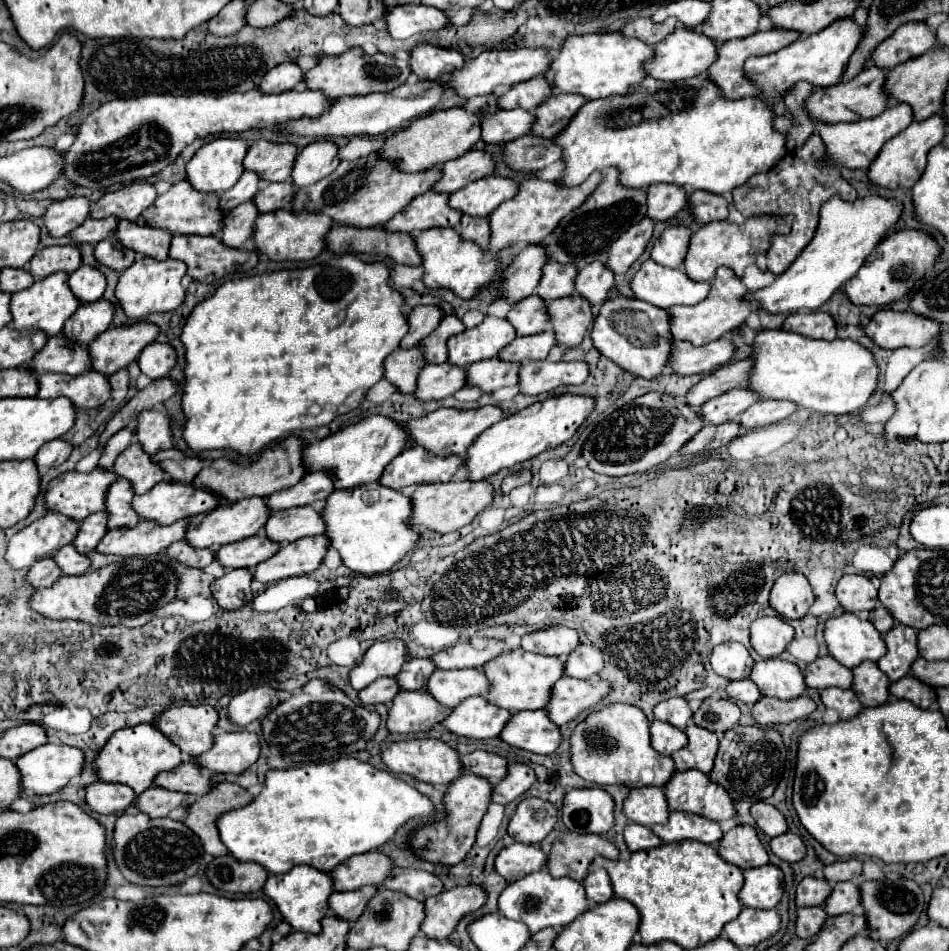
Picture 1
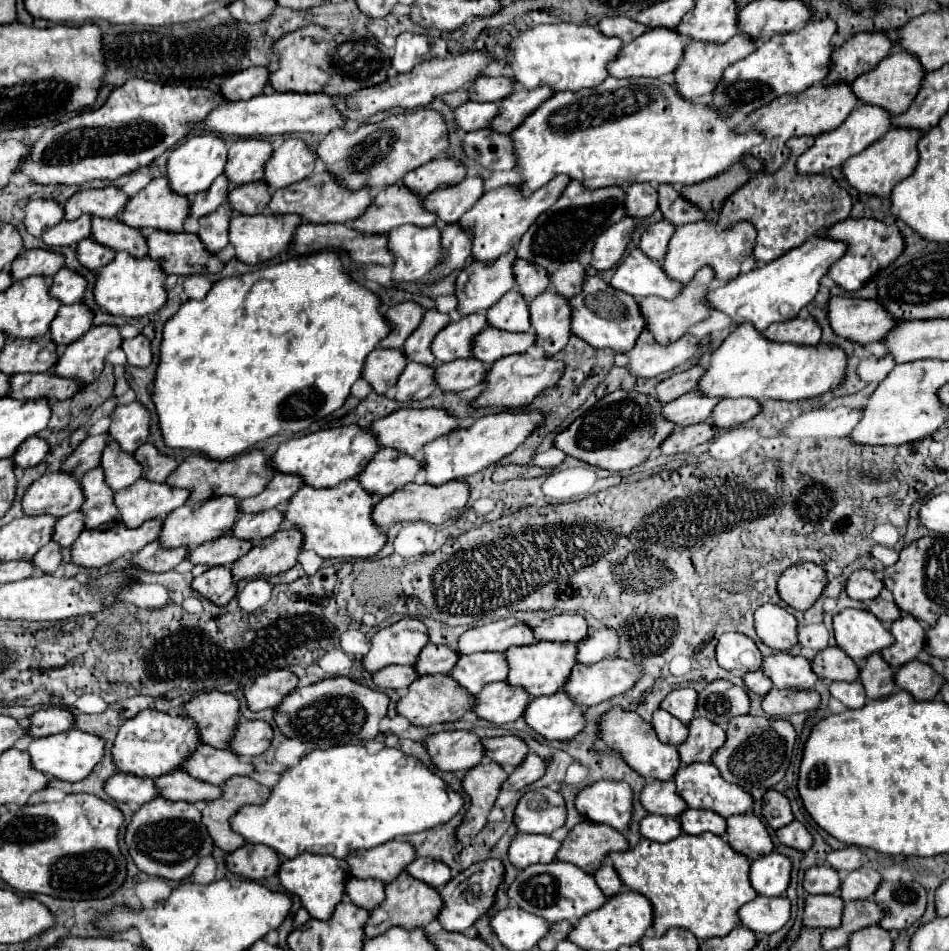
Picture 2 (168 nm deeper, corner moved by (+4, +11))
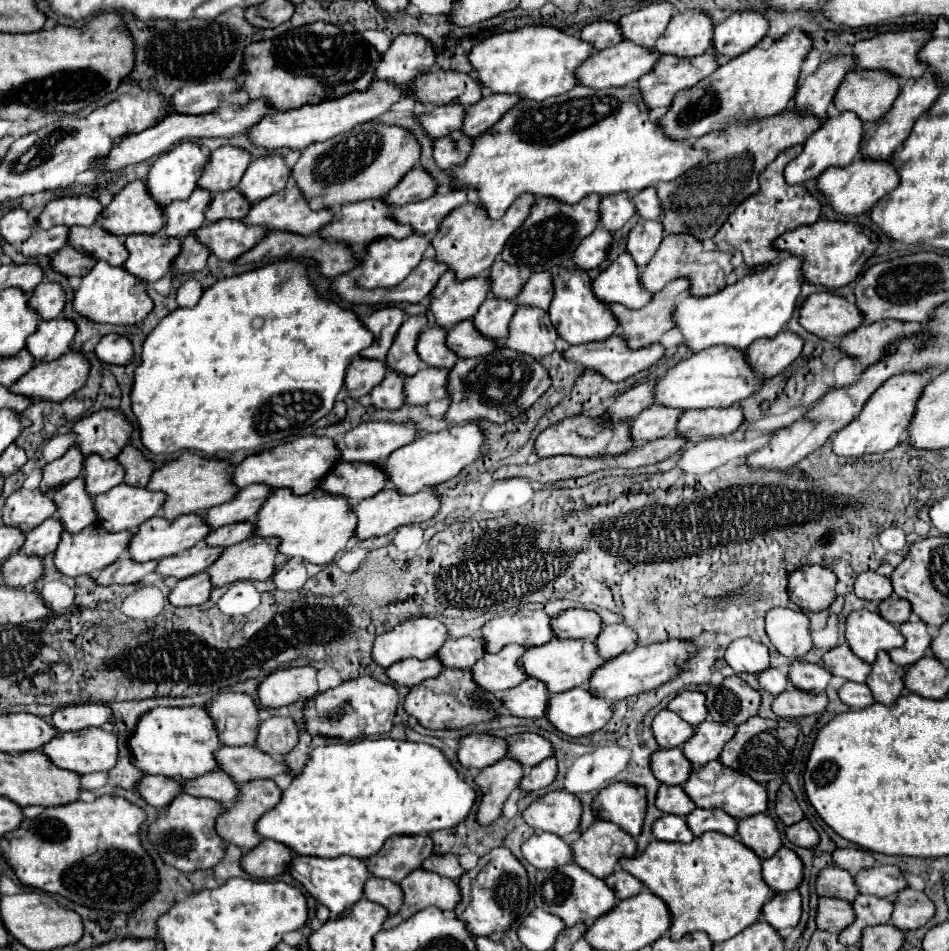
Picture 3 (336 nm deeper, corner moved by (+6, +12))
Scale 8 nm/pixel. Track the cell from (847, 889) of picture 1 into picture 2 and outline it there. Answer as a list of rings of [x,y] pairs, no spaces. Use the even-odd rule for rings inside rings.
[[[862,867],[850,871],[840,887],[840,897],[848,903],[854,899],[868,899],[876,893],[878,885],[882,883],[882,875],[872,867]]]

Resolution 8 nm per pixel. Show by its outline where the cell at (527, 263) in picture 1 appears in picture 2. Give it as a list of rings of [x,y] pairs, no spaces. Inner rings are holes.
[[[506,253],[504,257],[498,257],[494,263],[480,263],[480,261],[470,261],[456,277],[456,297],[458,297],[458,313],[462,317],[470,315],[470,313],[478,313],[478,311],[486,311],[488,307],[492,307],[508,289],[512,289],[516,285],[516,281],[512,281],[512,261],[514,261],[516,253]]]

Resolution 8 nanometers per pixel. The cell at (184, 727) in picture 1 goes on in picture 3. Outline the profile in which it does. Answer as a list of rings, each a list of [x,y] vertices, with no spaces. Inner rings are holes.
[[[242,692],[218,694],[206,704],[206,712],[214,720],[222,746],[254,744],[260,724],[254,698]]]

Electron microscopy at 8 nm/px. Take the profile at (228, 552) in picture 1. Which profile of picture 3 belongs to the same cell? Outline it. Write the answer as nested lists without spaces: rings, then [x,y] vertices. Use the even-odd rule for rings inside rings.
[[[196,544],[190,550],[176,554],[176,556],[168,556],[162,558],[156,572],[160,572],[162,576],[174,576],[174,578],[188,578],[192,574],[204,572],[210,568],[210,564],[214,564],[214,560],[218,560],[218,556],[222,554],[224,548],[212,548],[208,544]]]

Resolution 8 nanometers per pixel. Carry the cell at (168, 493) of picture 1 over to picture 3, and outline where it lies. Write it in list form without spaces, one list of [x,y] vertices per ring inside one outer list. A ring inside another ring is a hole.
[[[128,484],[114,486],[110,492],[94,496],[94,508],[100,524],[108,532],[134,530],[148,518],[156,516],[164,506],[166,494],[146,488],[130,488]]]

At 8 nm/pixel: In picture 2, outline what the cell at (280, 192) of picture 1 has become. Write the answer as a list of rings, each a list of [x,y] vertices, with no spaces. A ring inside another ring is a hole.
[[[264,181],[250,183],[250,185],[240,185],[232,187],[228,193],[228,205],[236,213],[244,215],[256,215],[268,211],[268,201],[270,201],[270,189],[264,185]]]

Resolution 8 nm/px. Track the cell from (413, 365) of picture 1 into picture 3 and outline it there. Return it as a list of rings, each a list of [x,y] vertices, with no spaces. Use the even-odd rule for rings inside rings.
[[[354,358],[350,370],[346,372],[346,388],[352,398],[360,398],[370,394],[374,386],[378,386],[386,378],[386,362],[368,360],[368,358]]]

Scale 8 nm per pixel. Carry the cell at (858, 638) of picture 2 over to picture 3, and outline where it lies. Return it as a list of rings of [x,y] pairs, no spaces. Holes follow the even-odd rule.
[[[856,610],[846,618],[846,642],[856,656],[868,664],[874,662],[878,650],[892,650],[904,644],[900,630],[886,622],[878,612]]]

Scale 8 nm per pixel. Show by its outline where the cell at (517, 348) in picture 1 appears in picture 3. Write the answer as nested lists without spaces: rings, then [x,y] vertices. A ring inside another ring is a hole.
[[[464,320],[450,328],[446,344],[450,350],[454,350],[462,358],[474,358],[474,356],[486,356],[498,348],[502,348],[502,342],[482,336],[472,320]]]

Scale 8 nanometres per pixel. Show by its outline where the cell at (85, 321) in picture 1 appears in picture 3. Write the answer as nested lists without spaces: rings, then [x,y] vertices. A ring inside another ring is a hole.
[[[68,318],[42,320],[38,330],[28,338],[28,348],[34,358],[40,362],[50,362],[70,350],[70,344],[76,334],[76,322]]]

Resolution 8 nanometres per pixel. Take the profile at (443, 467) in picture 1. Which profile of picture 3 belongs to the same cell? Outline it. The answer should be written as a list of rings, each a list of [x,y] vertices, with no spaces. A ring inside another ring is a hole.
[[[338,462],[320,484],[322,490],[342,494],[352,504],[372,498],[384,486],[386,472],[382,472],[382,468],[374,468],[372,464],[346,464],[346,462]]]

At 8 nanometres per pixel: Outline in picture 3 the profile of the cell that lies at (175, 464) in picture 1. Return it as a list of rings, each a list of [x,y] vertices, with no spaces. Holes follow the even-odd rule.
[[[128,444],[116,460],[124,466],[126,470],[124,482],[130,486],[146,486],[150,476],[154,474],[154,464],[132,444]]]

